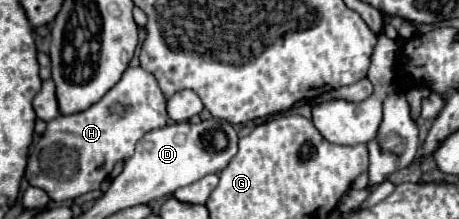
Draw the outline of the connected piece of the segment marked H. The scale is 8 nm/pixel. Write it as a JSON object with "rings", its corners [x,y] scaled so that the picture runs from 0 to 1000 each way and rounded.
{"rings":[[[281,306],[264,370],[190,507],[163,525],[129,525],[102,562],[98,607],[63,708],[54,808],[68,845],[85,845],[115,918],[163,909],[198,881],[242,790],[255,735],[290,708],[294,653],[325,598],[364,571],[359,434],[342,361],[312,306]]]}

